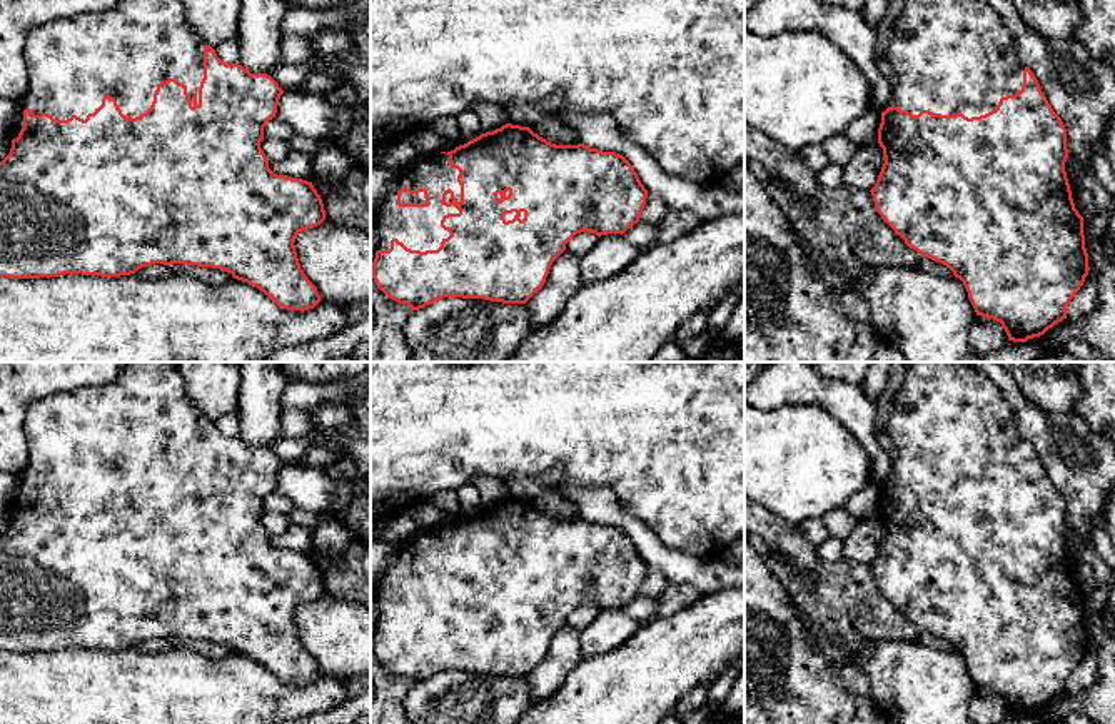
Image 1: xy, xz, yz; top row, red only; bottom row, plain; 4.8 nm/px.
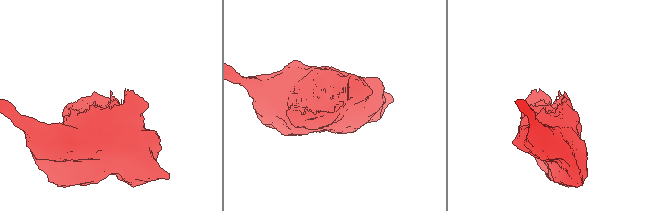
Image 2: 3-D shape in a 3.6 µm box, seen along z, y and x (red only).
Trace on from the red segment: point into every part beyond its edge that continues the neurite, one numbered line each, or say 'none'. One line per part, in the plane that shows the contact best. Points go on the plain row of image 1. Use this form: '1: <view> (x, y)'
1: xy (126, 426)

